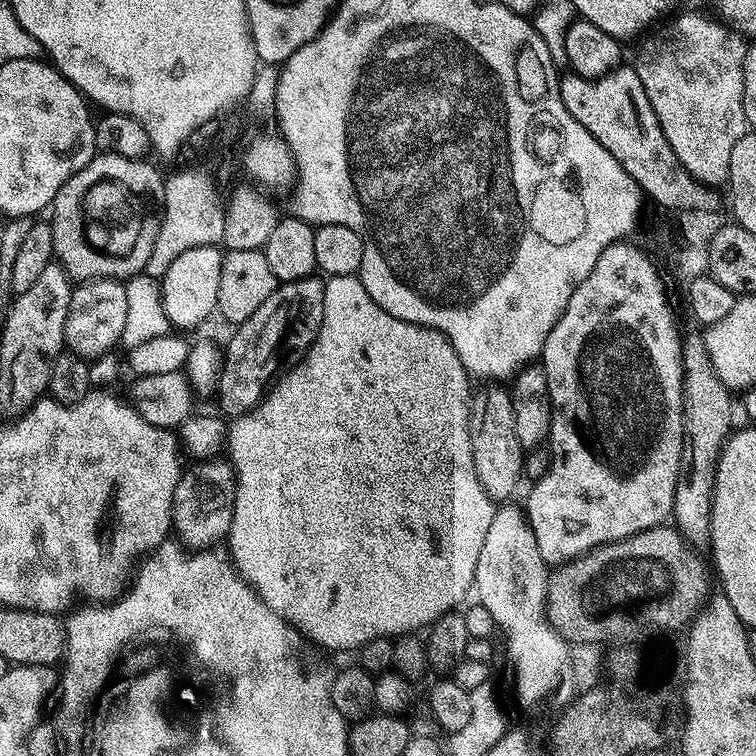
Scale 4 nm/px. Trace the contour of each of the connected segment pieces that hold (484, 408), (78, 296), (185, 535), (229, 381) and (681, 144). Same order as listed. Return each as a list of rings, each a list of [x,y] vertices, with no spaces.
[[[496,382],[485,383],[485,388],[480,388],[471,393],[468,402],[468,429],[470,430],[470,454],[474,458],[474,470],[478,474],[478,482],[482,482],[482,490],[494,502],[508,502],[516,492],[516,487],[522,481],[524,470],[525,449],[520,447],[518,434],[514,434],[514,406],[512,393],[507,387]]]
[[[86,280],[72,289],[70,310],[64,327],[64,343],[78,356],[95,358],[113,351],[115,344],[121,343],[122,326],[126,326],[126,290],[118,280]]]
[[[204,458],[193,464],[196,465],[181,473],[172,495],[172,528],[189,549],[199,550],[221,543],[228,535],[236,497],[236,472],[231,461],[224,458]]]
[[[316,276],[306,279],[283,281],[271,296],[258,306],[246,320],[237,325],[227,346],[224,346],[221,359],[219,382],[217,384],[216,399],[219,411],[228,418],[239,418],[251,412],[264,398],[267,388],[279,375],[278,370],[285,362],[299,363],[302,355],[311,348],[316,340],[317,332],[321,328],[322,310],[324,309],[325,290],[324,280]]]
[[[683,12],[677,20],[669,19],[661,32],[651,33],[653,36],[637,50],[634,67],[670,150],[678,154],[678,162],[697,183],[724,186],[734,144],[749,131],[744,109],[744,63],[749,41],[719,19]]]

